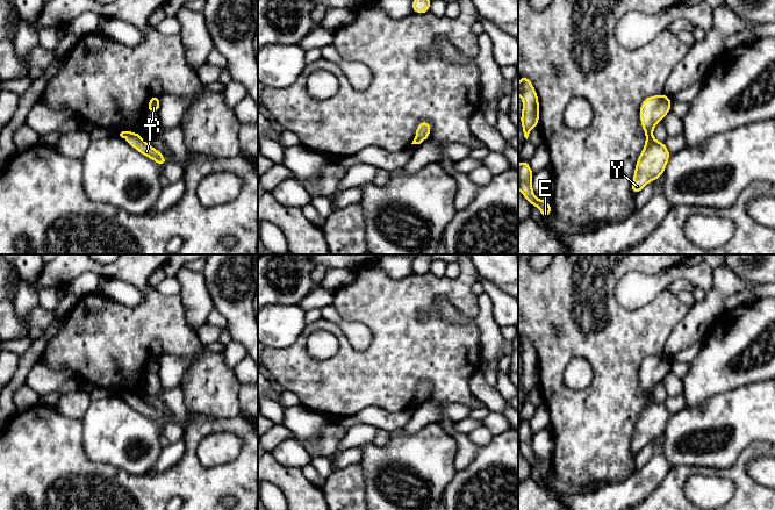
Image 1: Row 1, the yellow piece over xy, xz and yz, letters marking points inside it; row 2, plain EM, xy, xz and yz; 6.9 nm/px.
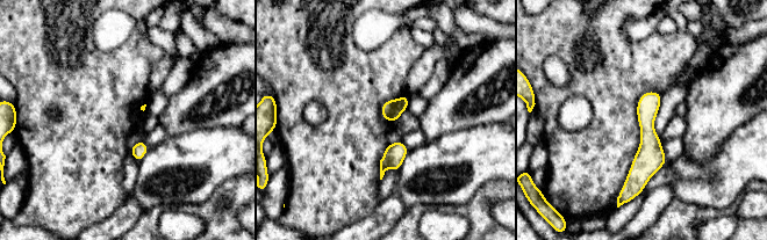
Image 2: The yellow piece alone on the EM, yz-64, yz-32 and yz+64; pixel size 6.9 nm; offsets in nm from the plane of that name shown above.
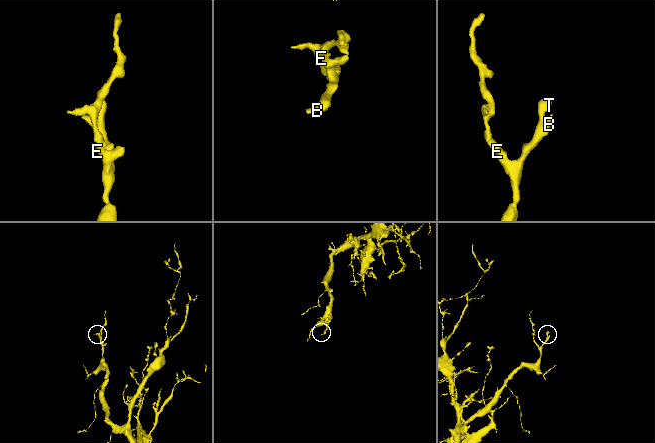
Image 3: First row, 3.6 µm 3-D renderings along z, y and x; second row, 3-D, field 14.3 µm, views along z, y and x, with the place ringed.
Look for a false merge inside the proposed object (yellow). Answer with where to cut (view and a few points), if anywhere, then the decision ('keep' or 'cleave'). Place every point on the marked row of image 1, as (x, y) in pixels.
no cut | keep

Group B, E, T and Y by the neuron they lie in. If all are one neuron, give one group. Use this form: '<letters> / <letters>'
B E T Y

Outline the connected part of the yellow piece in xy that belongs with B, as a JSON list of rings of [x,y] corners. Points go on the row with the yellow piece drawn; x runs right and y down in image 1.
[[[122,131],[120,136],[124,138],[139,153],[155,160],[160,167],[164,167],[167,164],[165,156],[153,146],[146,144],[143,141],[141,134],[131,131]]]

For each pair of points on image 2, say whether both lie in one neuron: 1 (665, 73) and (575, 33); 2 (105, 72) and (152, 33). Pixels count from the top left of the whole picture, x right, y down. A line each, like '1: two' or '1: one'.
1: one
2: two

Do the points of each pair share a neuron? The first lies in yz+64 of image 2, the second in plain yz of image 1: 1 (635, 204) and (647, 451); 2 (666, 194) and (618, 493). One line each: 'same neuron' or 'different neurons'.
1: same neuron
2: same neuron

